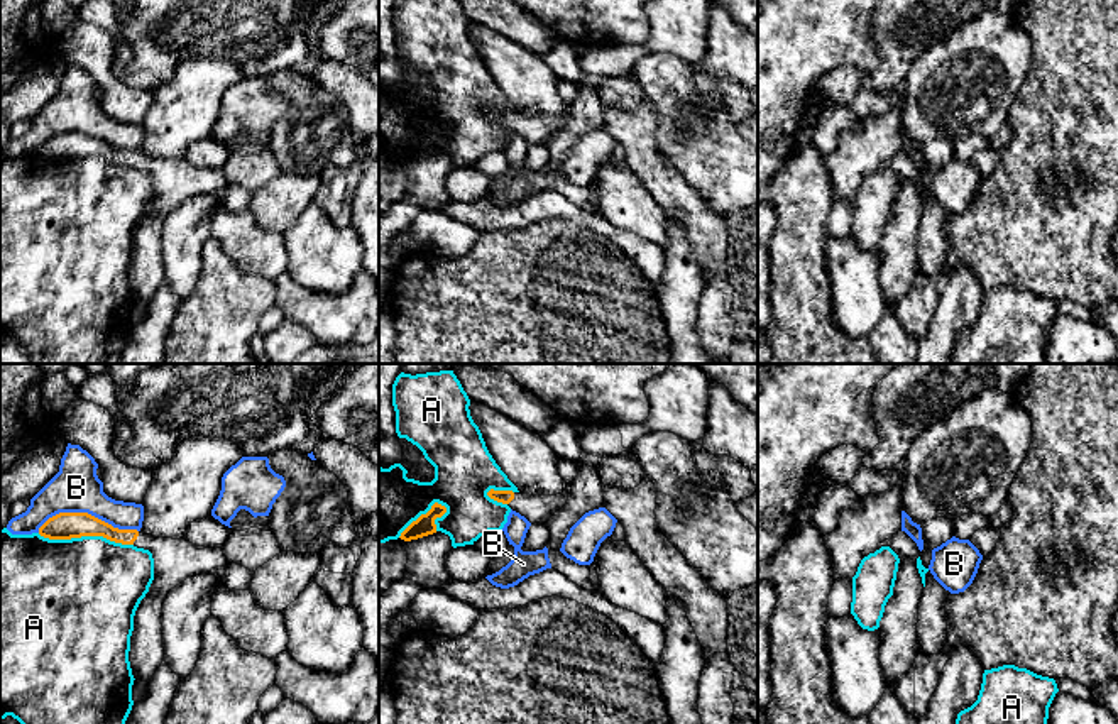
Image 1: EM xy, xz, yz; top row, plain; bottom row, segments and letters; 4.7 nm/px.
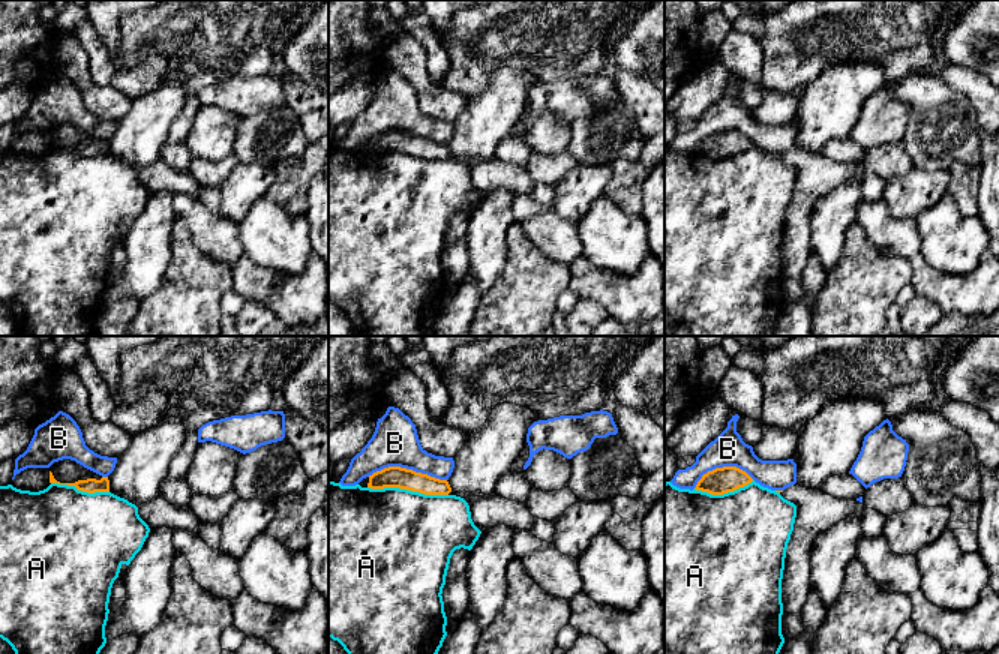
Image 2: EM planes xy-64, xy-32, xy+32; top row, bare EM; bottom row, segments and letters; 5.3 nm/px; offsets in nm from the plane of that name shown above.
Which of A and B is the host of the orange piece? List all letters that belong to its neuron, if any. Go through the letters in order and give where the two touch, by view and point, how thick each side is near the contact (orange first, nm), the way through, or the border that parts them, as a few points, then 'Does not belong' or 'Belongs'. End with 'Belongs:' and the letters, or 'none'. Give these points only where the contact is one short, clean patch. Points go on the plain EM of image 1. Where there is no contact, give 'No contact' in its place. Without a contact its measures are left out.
A: Touches orange at xy (85, 156). Thickness 130 nm (orange) against 480 nm. Does not belong
B: Touches orange at xy (87, 134). Thickness 130 nm (orange) against 220 nm. Does not belong
Belongs: none

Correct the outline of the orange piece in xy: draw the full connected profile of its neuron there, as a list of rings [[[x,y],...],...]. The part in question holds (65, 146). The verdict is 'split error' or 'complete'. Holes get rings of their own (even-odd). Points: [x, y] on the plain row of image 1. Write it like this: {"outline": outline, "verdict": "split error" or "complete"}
{"outline": [[[59,134],[39,149],[39,156],[49,161],[103,157],[152,174],[154,201],[135,232],[129,272],[132,296],[142,303],[149,303],[164,281],[161,237],[169,211],[200,195],[222,201],[228,188],[222,169],[196,167],[184,159],[156,159],[137,151],[118,151],[88,134]]], "verdict": "split error"}

